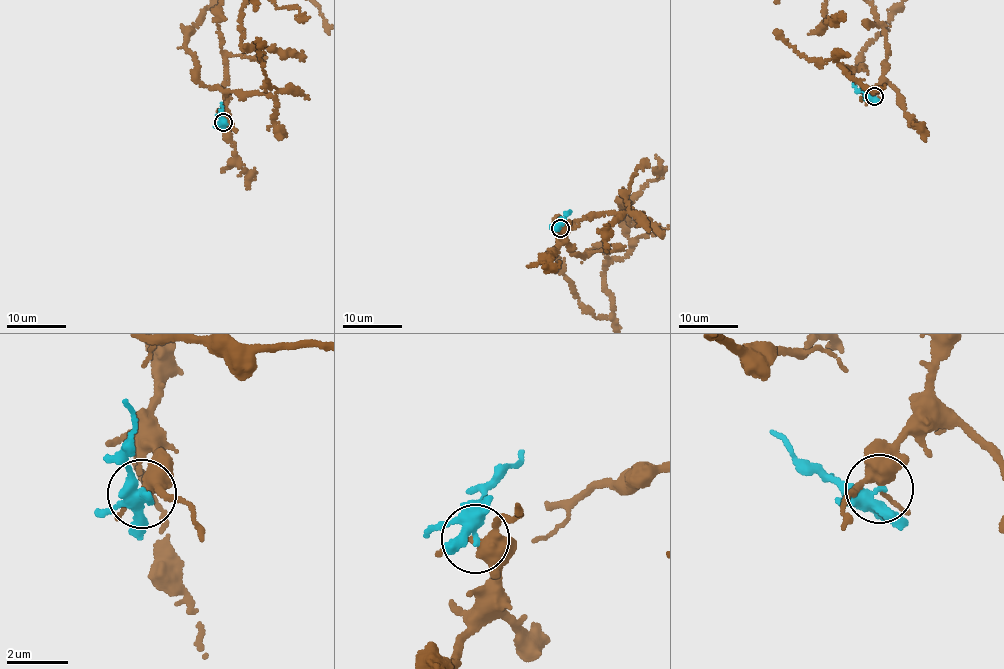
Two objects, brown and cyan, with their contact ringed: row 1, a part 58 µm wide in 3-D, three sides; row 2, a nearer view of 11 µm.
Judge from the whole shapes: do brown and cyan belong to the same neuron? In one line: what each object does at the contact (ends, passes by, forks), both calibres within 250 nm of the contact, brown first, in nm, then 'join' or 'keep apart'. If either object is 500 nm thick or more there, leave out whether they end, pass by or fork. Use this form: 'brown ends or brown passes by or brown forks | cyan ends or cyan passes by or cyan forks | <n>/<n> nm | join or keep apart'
brown forks | cyan forks | 300/280 nm | keep apart

